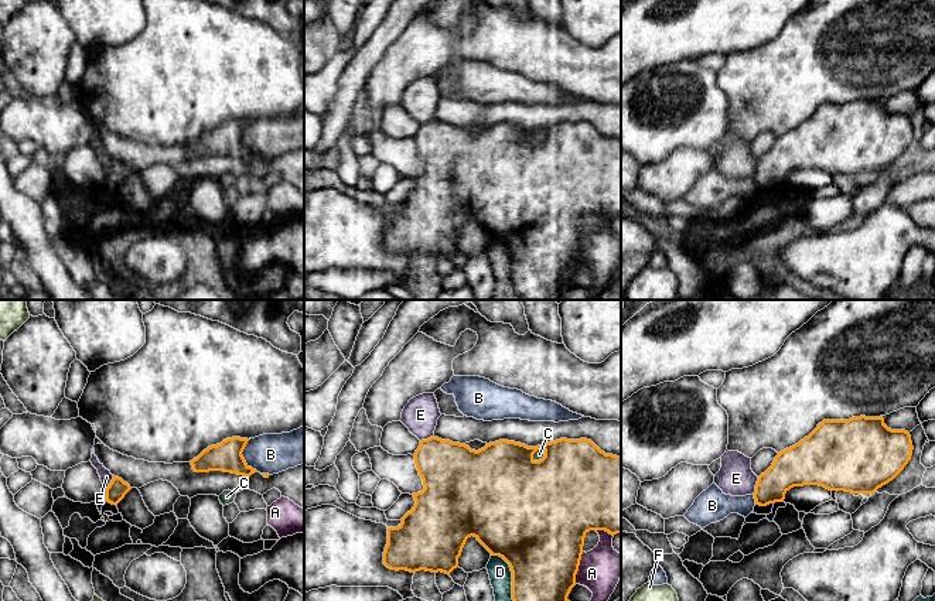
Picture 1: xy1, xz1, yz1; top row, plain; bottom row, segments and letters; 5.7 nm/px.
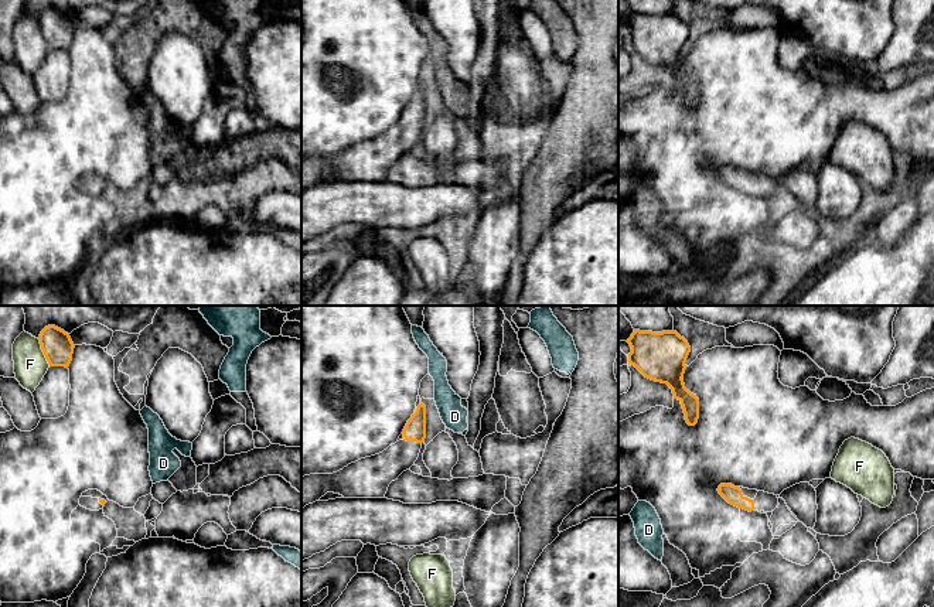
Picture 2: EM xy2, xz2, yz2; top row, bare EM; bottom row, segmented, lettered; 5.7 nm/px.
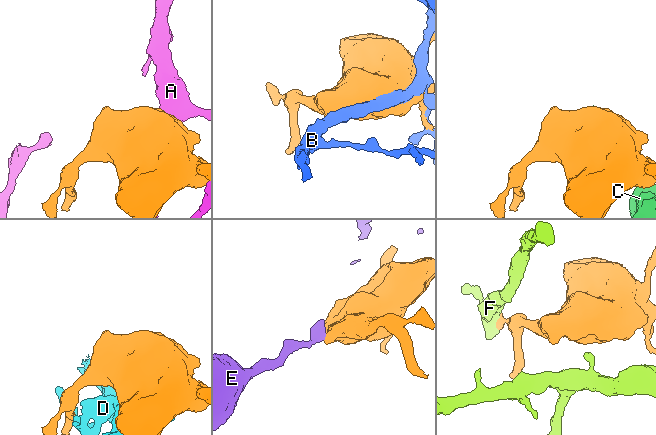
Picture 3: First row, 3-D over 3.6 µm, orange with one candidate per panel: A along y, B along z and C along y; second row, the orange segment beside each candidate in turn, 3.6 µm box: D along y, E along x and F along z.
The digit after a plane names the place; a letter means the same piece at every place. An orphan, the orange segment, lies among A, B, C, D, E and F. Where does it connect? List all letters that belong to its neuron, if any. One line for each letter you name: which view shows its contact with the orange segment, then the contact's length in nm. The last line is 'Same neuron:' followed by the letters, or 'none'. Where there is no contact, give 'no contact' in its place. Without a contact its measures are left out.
Same neuron: none

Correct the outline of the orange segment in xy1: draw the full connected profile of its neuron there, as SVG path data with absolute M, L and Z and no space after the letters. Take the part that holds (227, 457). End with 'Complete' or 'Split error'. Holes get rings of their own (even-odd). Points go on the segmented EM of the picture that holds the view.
M232 437L223 440L221 444L208 447L190 461L192 469L195 472L223 471L250 477L257 471L249 467L242 455L248 441L248 438Z. Complete

